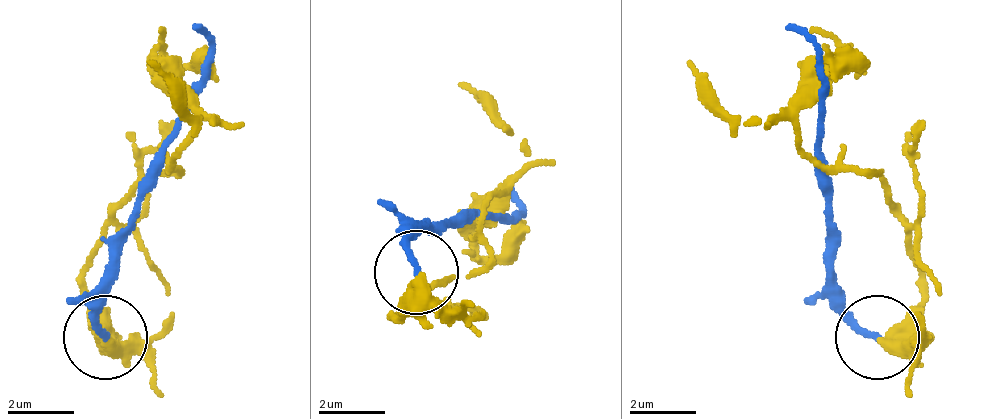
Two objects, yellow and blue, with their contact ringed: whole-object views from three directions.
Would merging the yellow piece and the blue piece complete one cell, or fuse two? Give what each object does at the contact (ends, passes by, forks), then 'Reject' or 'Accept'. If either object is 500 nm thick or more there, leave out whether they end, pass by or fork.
At the ring yellow ends. At the ring blue ends. Reject

